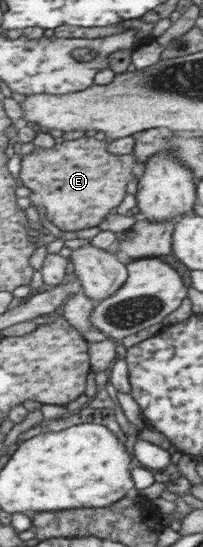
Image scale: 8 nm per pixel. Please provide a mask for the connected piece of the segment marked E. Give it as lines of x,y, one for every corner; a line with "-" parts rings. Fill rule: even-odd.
81,133
81,136
74,140
65,140
61,143
53,144
49,148
35,147
28,154
24,154
20,160
20,169
18,177
21,178
21,184
29,188
31,193
28,198
30,204
37,207
40,216
46,224
55,232
83,230
97,226
99,220
109,214
111,208
115,208
121,202
119,194
119,182
131,180
131,164
133,156
115,155
107,150
108,144
102,141
101,137
94,133

